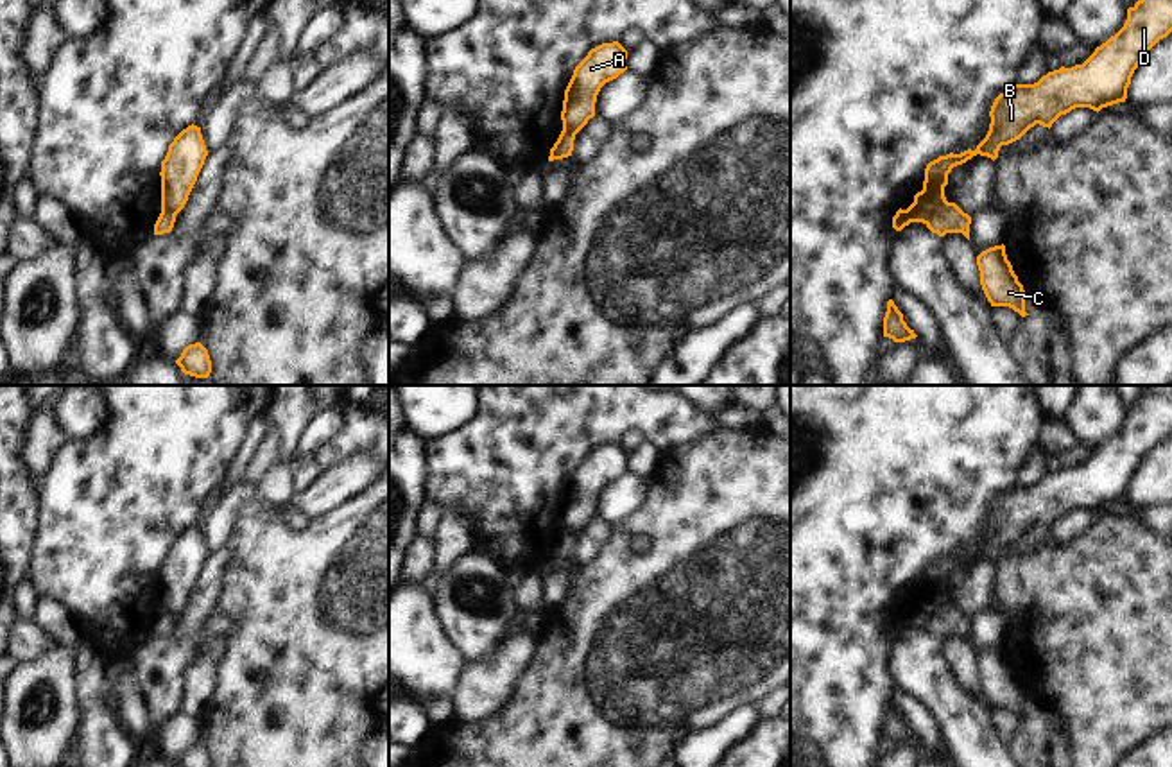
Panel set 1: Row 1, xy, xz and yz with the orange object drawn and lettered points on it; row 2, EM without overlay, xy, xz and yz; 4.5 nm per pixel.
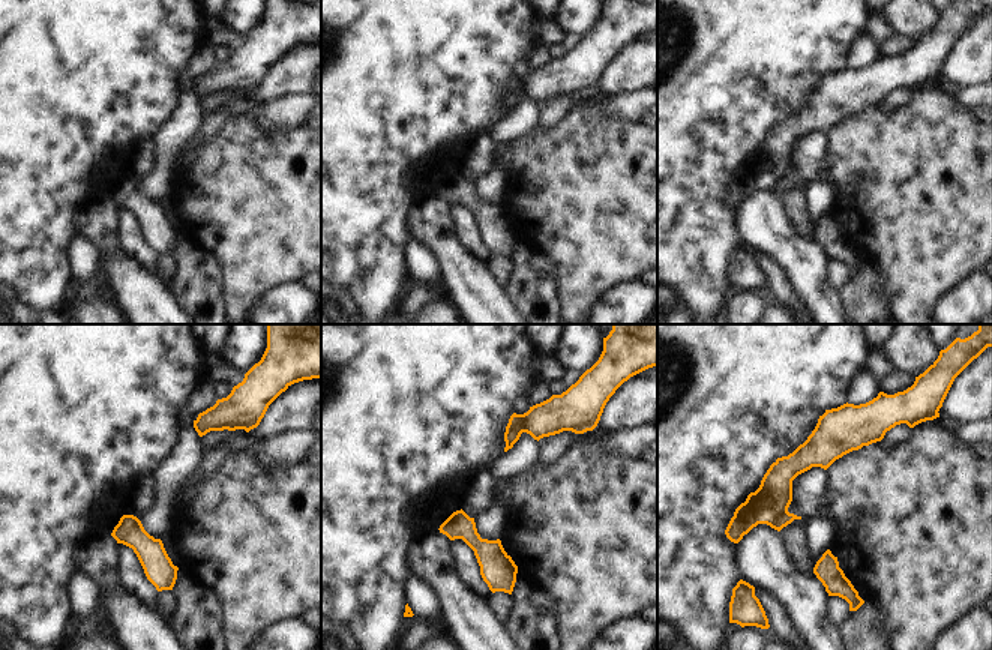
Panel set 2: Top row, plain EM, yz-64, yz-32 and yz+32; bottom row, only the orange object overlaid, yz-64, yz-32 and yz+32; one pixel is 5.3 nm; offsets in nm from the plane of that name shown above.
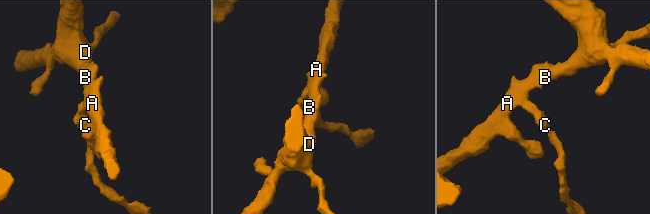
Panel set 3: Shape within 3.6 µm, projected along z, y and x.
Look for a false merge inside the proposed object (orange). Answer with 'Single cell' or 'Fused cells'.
Fused cells.

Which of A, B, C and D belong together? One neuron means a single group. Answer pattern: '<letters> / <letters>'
A B D / C

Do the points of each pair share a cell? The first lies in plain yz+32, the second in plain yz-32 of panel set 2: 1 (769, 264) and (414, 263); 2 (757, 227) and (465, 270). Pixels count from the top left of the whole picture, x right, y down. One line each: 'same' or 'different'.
1: same
2: same

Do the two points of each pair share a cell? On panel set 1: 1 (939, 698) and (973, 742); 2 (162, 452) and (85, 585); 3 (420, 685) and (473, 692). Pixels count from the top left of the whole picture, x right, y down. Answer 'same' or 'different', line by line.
1: same
2: same
3: different

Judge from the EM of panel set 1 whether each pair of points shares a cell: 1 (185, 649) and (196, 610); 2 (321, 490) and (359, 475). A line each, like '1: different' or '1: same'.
1: different
2: same

